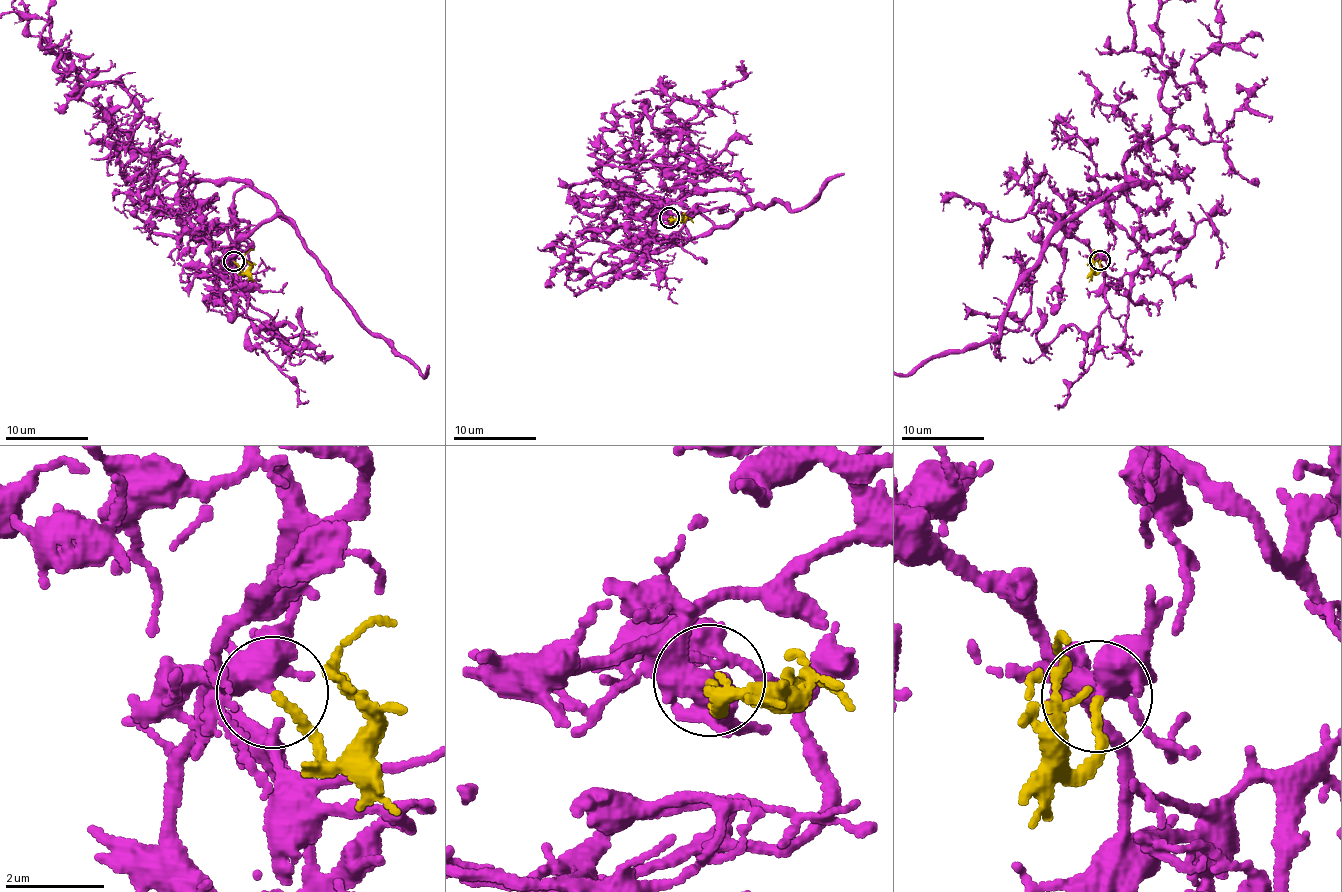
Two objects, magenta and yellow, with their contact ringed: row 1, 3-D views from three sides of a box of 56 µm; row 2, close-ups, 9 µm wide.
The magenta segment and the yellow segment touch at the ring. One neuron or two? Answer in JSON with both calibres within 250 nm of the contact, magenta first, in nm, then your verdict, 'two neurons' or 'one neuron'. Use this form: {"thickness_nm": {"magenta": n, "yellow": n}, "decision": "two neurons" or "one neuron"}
{"thickness_nm": {"magenta": 340, "yellow": 160}, "decision": "one neuron"}

